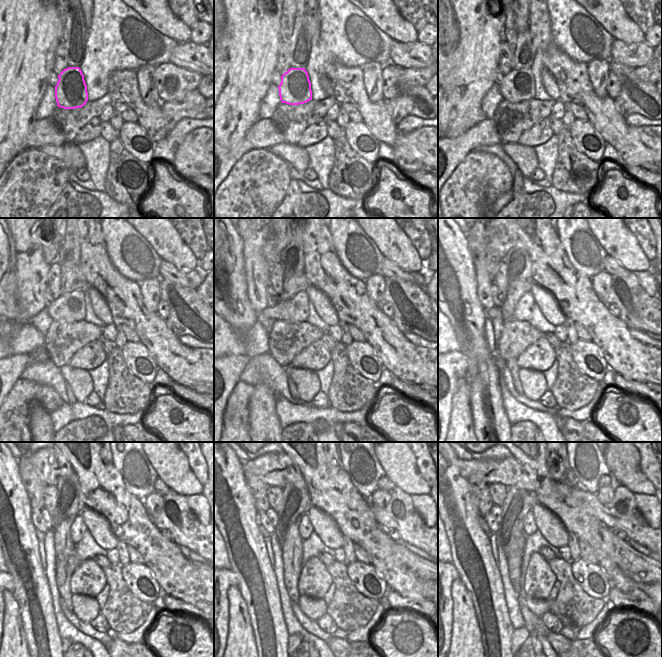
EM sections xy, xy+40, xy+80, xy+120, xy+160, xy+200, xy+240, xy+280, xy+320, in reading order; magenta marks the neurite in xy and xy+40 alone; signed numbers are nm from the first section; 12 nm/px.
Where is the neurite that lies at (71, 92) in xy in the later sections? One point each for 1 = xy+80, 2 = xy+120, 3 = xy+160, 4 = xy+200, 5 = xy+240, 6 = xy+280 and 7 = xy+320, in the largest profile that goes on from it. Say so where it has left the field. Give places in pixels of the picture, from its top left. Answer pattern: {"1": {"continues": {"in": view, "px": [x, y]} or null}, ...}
{"1": {"continues": {"in": "xy+80", "px": [518, 85]}}, "2": {"continues": {"in": "xy+120", "px": [70, 307]}}, "3": {"continues": {"in": "xy+160", "px": [295, 310]}}, "4": {"continues": {"in": "xy+200", "px": [523, 310]}}, "5": {"continues": {"in": "xy+240", "px": [78, 528]}}, "6": {"continues": {"in": "xy+280", "px": [305, 527]}}, "7": {"continues": {"in": "xy+320", "px": [530, 527]}}}

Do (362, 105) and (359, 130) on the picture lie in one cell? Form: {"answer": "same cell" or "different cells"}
{"answer": "different cells"}

